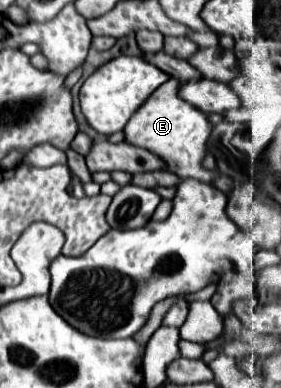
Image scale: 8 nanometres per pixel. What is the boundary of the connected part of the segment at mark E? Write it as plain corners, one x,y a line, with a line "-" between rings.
170,78
166,84
162,84
162,88
158,88
158,92
154,92
154,96
150,96
150,100
146,100
146,104
138,110
138,116
134,116
134,120
130,120
130,124
124,128
126,142
150,148
154,154
162,156
162,160
170,164
168,170
176,172
180,178
196,178
212,184
218,174
206,170
202,160
207,153
206,143
214,126
208,122
206,112
180,98
180,86
180,80

